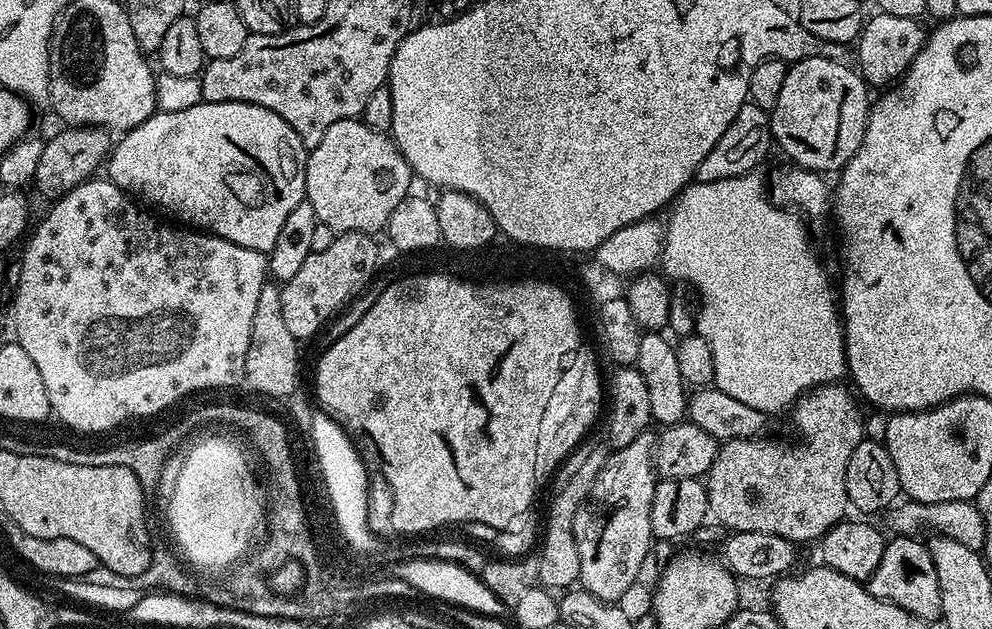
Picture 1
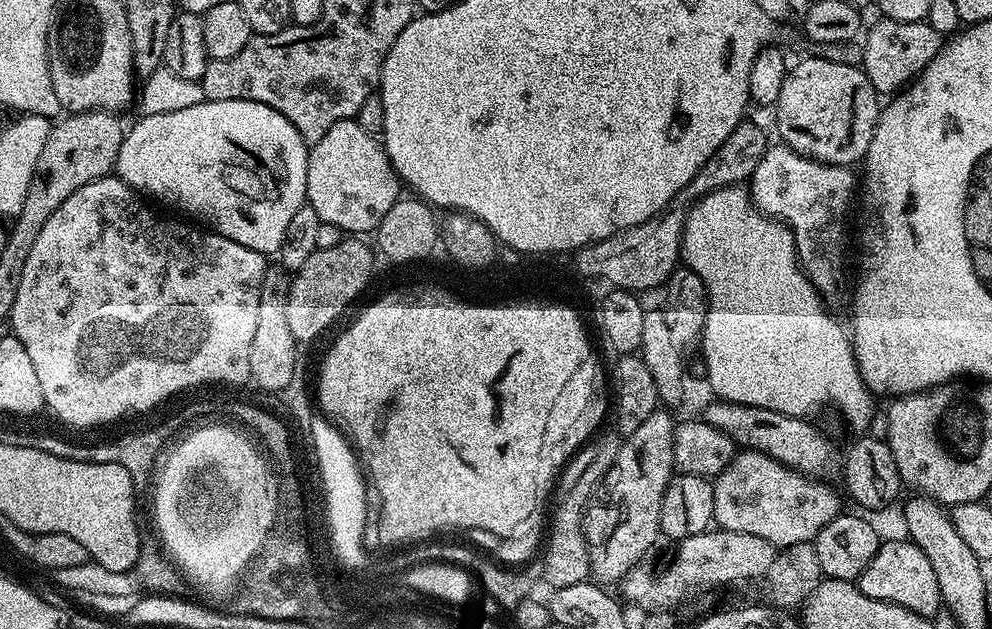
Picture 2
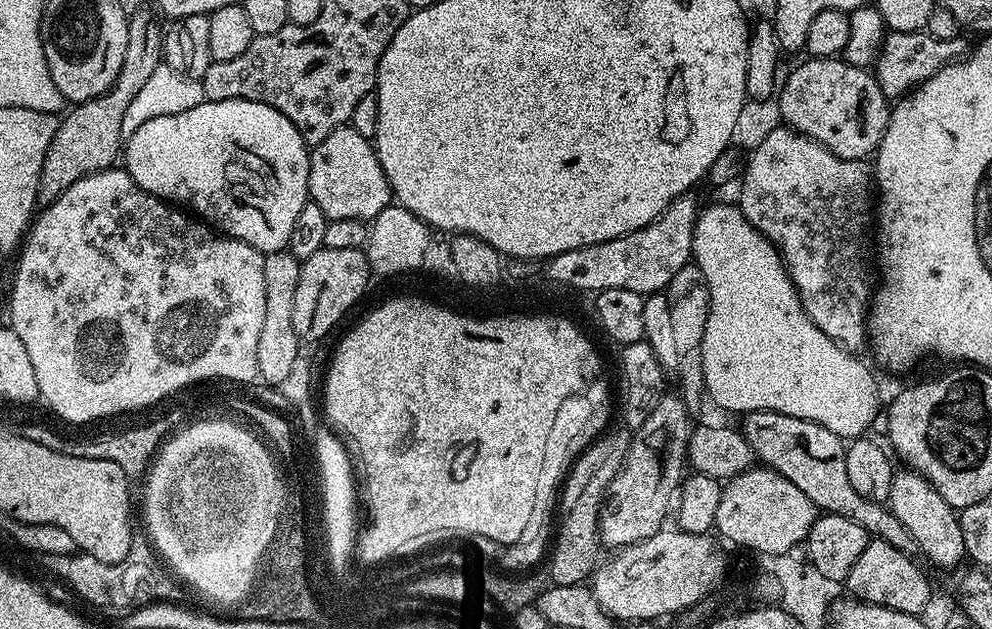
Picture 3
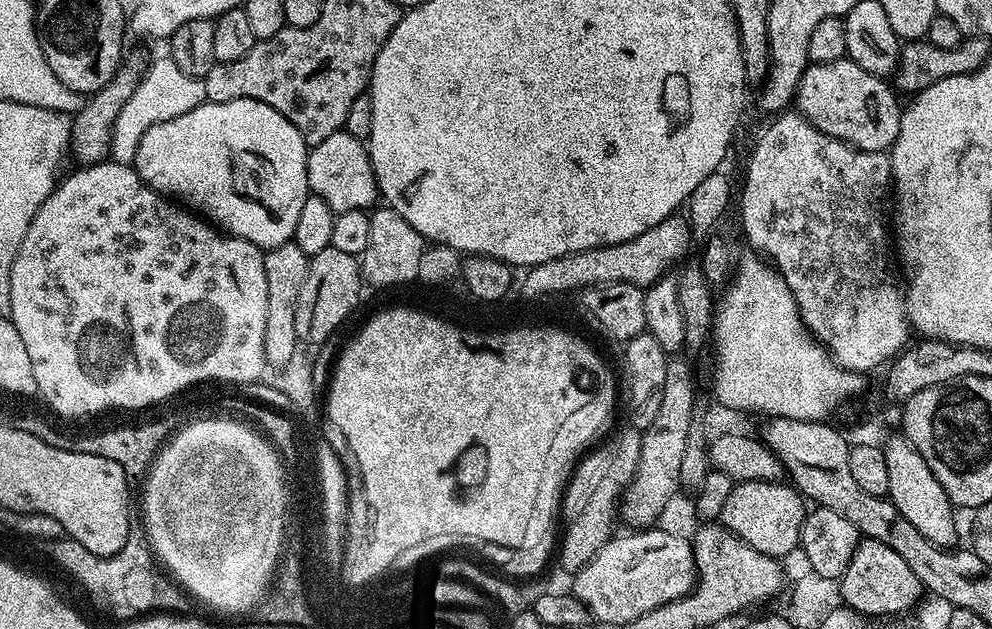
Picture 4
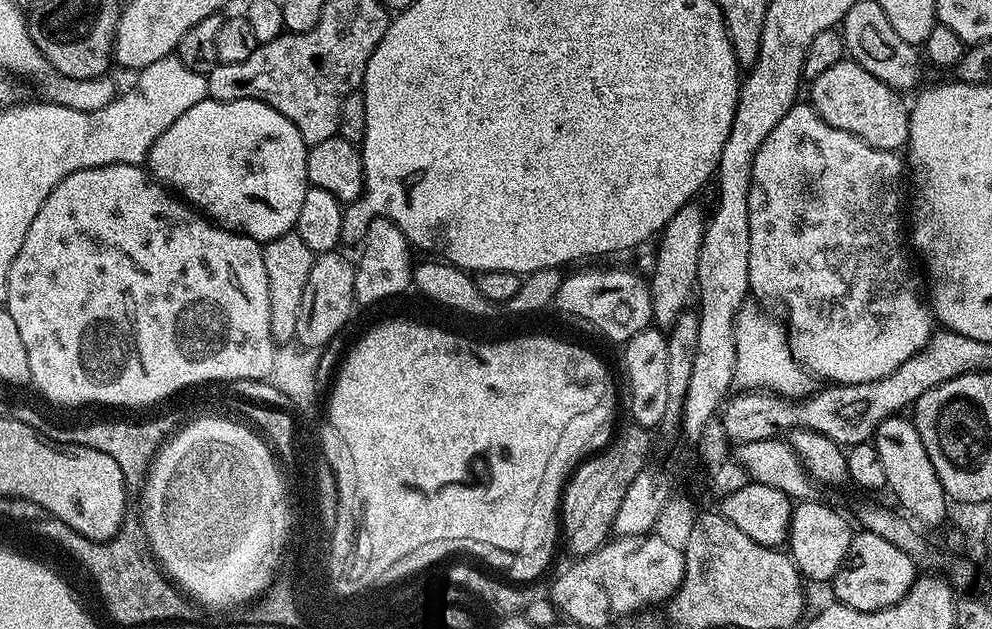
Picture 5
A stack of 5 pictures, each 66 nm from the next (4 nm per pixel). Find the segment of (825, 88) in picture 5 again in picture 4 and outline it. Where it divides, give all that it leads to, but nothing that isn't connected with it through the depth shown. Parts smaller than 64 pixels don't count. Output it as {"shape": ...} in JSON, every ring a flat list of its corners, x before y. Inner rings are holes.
{"shape":[[845,58,821,64,809,63,808,69,798,82,794,104,800,115,806,117,818,130,822,130,822,134,830,134,830,138,838,138,842,143,850,144,863,152,887,153,898,138,902,111,902,104,896,101,895,95,897,93,887,79,868,73,852,60]]}

